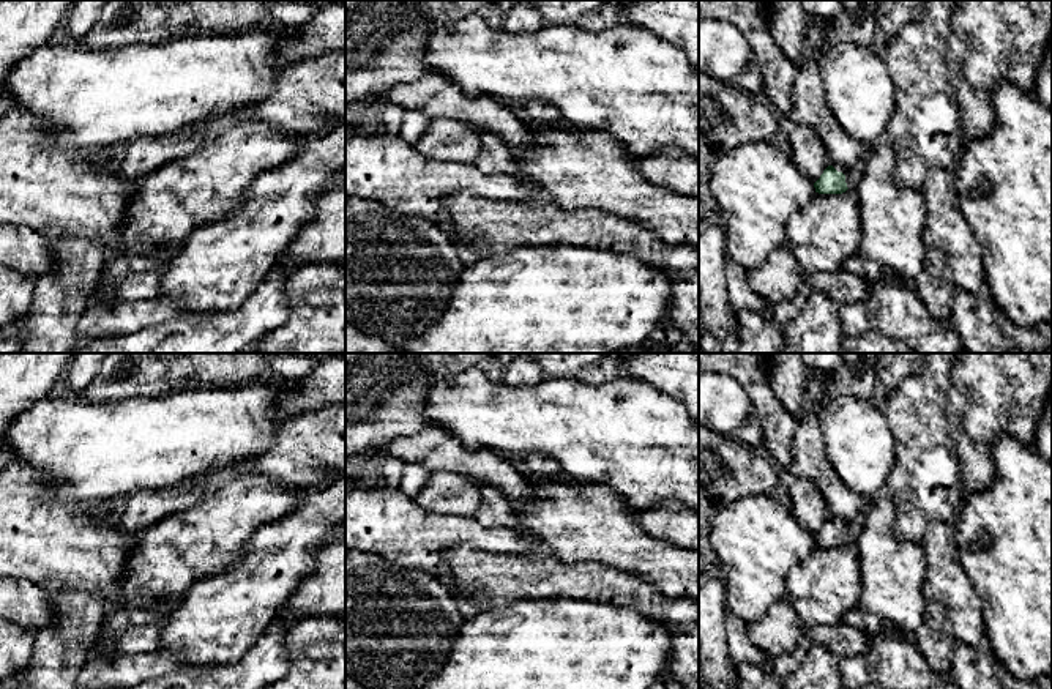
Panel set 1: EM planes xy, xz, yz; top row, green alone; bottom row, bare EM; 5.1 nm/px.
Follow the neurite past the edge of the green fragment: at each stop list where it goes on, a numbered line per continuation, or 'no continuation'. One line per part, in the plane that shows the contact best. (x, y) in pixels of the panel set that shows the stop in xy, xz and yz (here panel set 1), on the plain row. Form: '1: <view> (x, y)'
1: yz (852, 528)

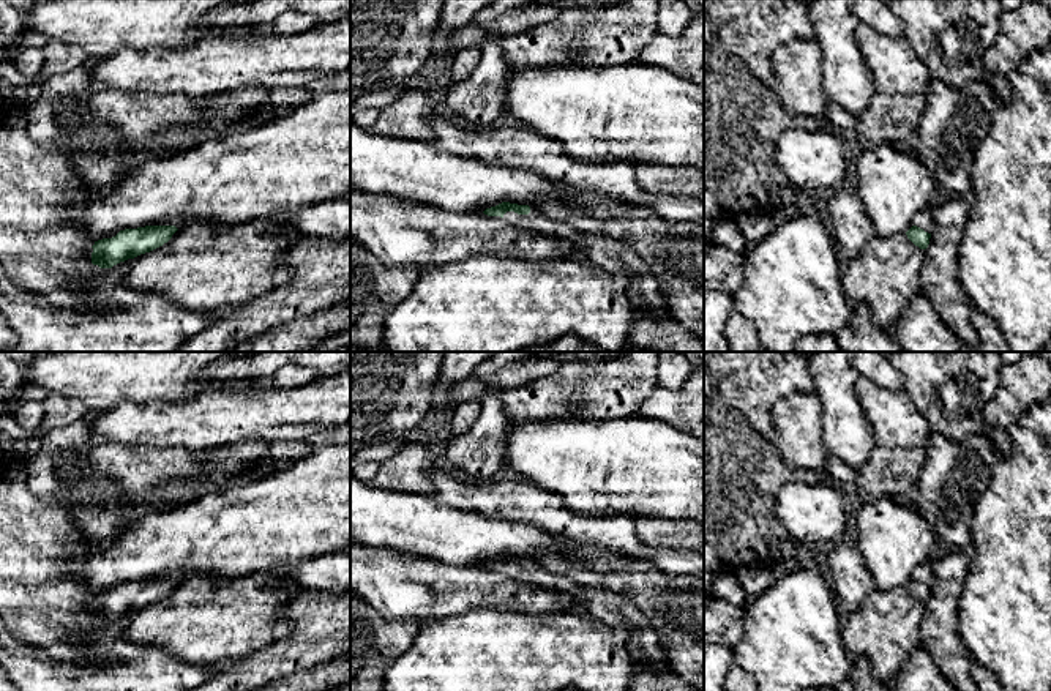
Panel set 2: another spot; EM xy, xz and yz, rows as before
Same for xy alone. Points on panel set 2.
1: xy (180, 575)

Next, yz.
1: yz (923, 573)

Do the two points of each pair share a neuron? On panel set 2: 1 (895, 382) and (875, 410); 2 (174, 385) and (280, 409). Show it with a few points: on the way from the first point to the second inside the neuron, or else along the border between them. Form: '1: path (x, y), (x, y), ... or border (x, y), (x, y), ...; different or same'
1: border (860, 374), (882, 387), (892, 390), (903, 388); different
2: border (239, 387), (213, 387), (190, 398), (166, 401); different

